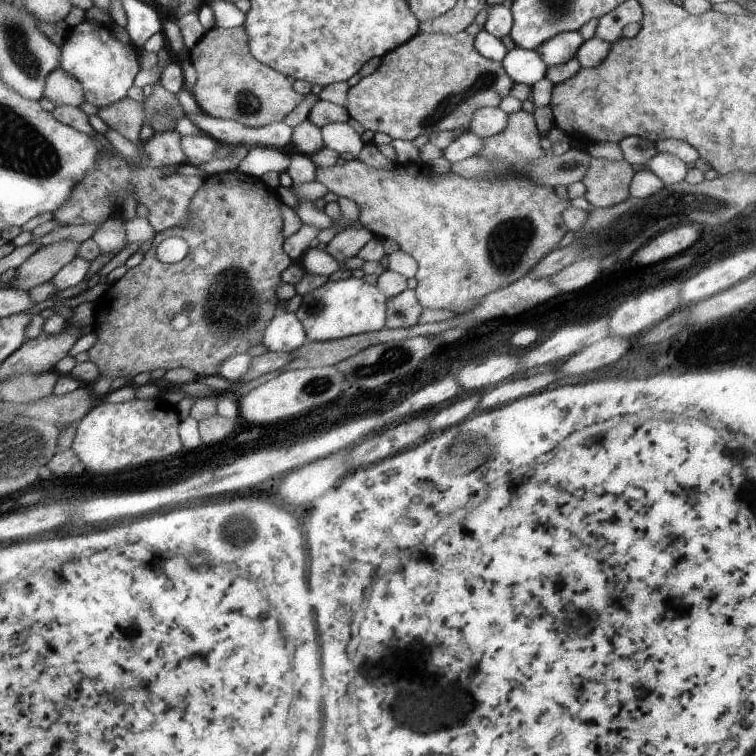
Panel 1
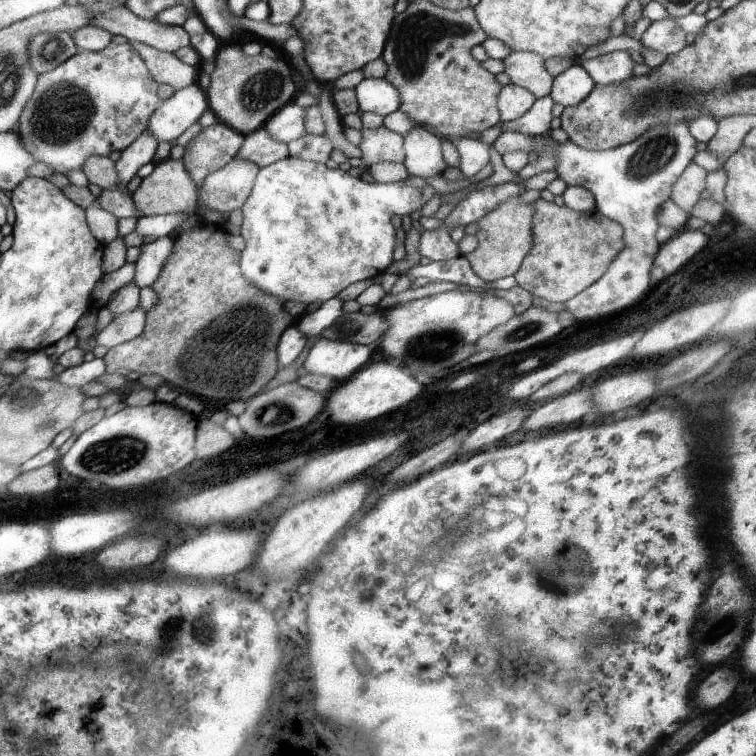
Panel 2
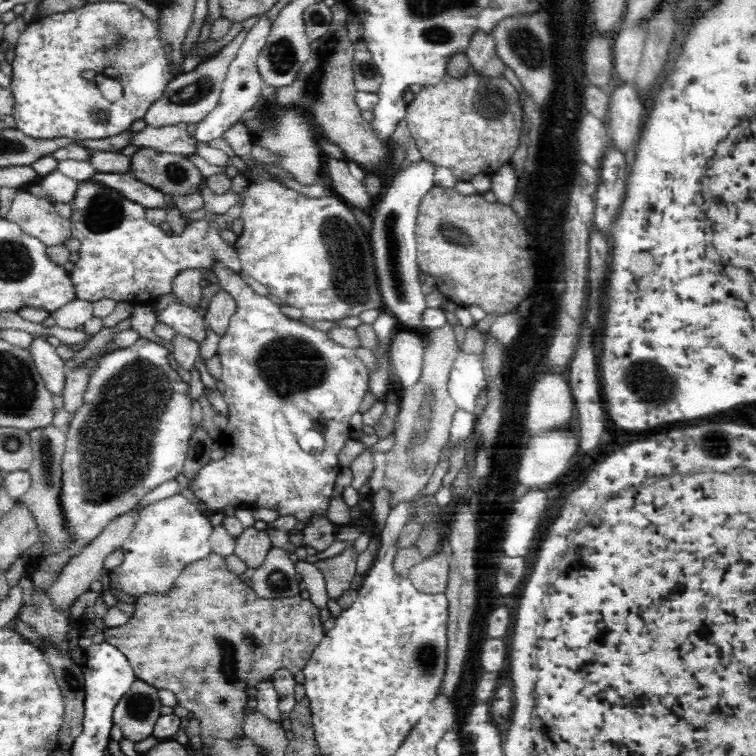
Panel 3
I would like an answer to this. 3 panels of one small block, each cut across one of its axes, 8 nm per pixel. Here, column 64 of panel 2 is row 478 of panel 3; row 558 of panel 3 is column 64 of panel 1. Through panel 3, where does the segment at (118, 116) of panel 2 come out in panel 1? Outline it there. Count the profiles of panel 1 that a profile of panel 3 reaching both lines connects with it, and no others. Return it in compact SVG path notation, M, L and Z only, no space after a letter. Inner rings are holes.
M86 20L69 28L62 45L61 67L74 75L83 86L84 98L96 108L115 104L128 97L132 80L138 70L138 52L132 42L124 44L116 39L110 31L110 26L92 23Z

